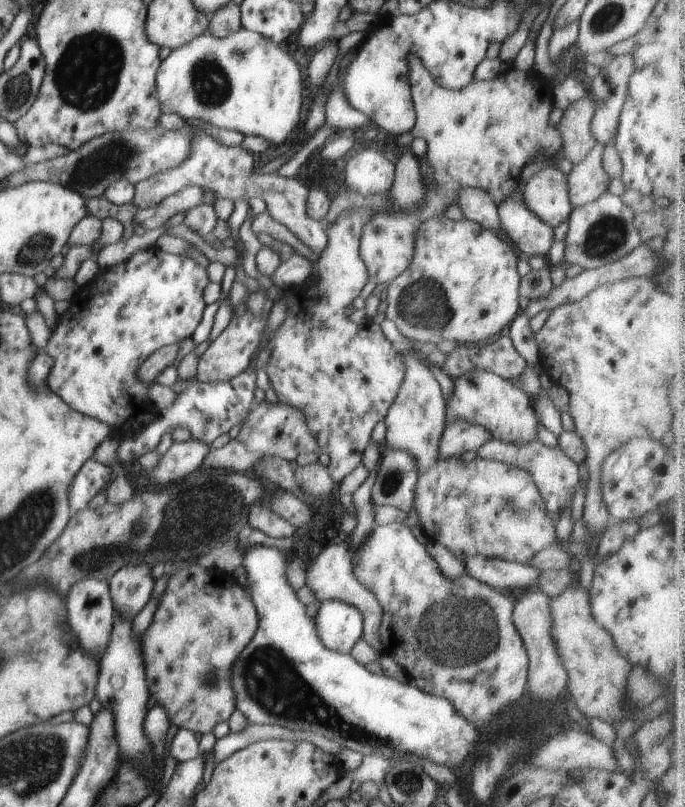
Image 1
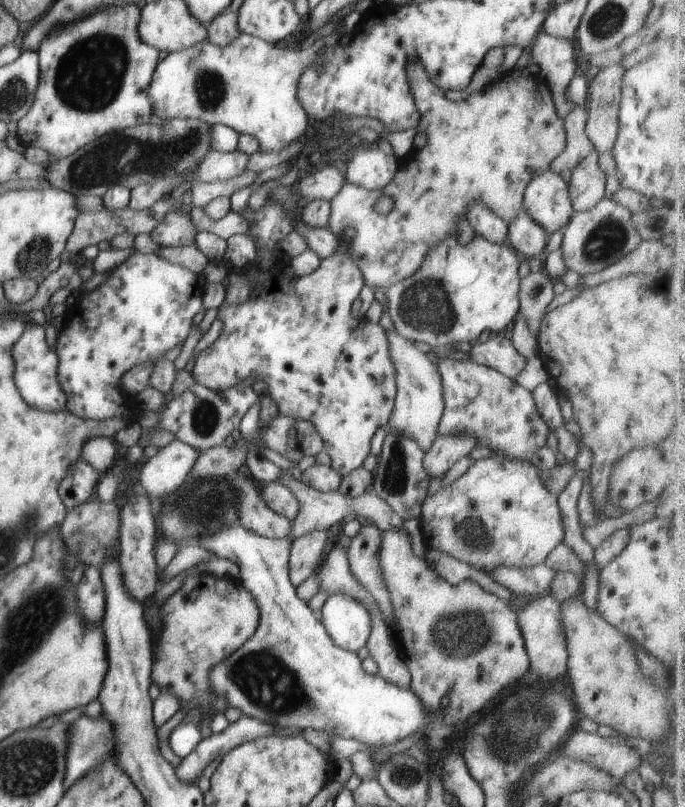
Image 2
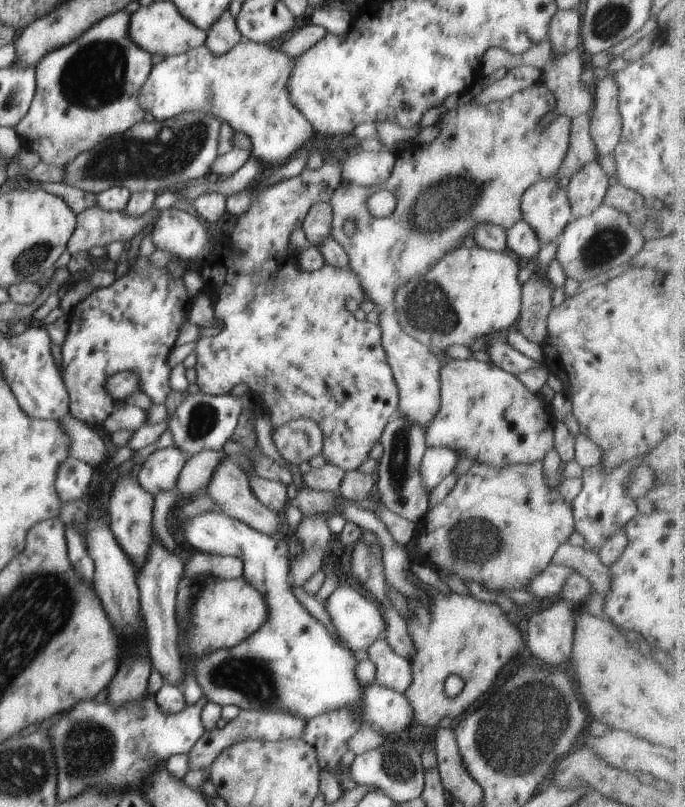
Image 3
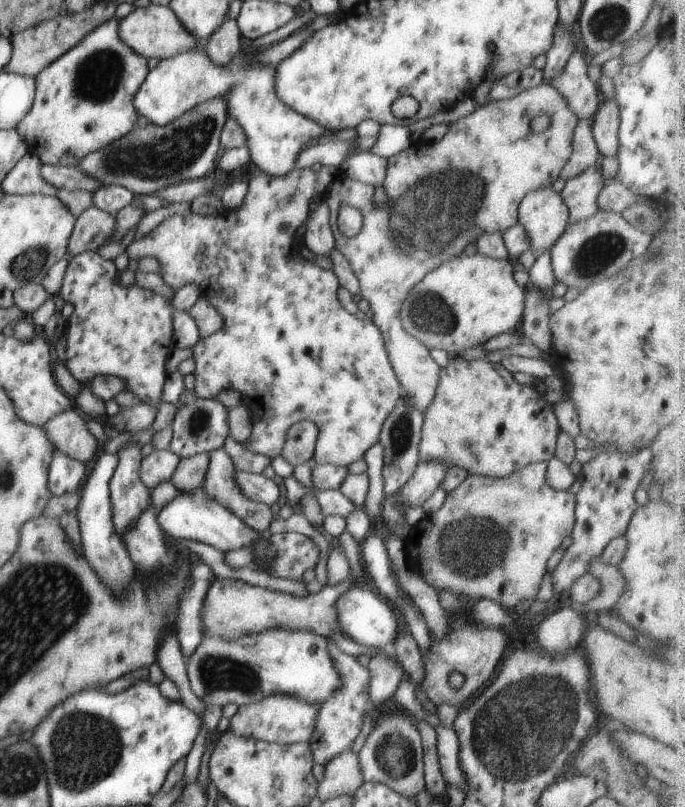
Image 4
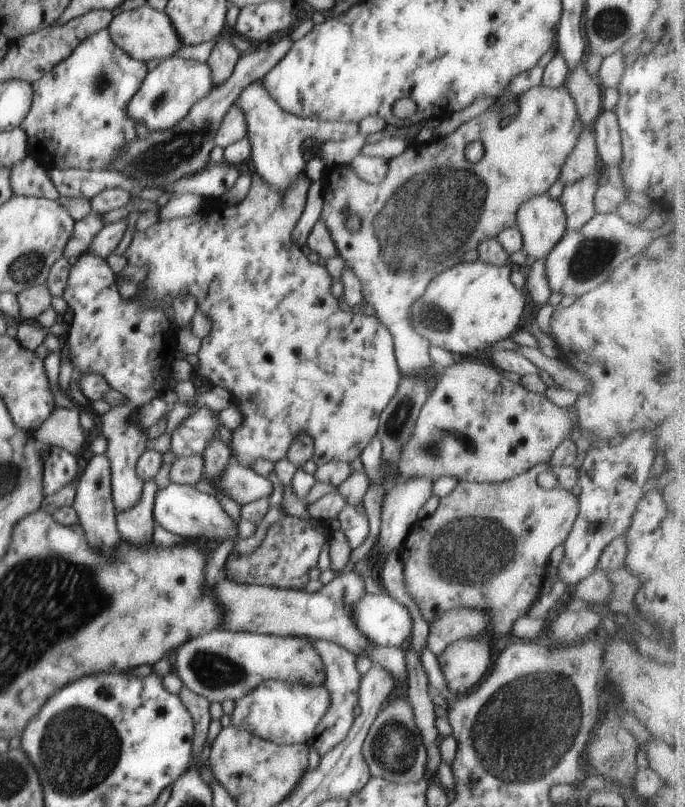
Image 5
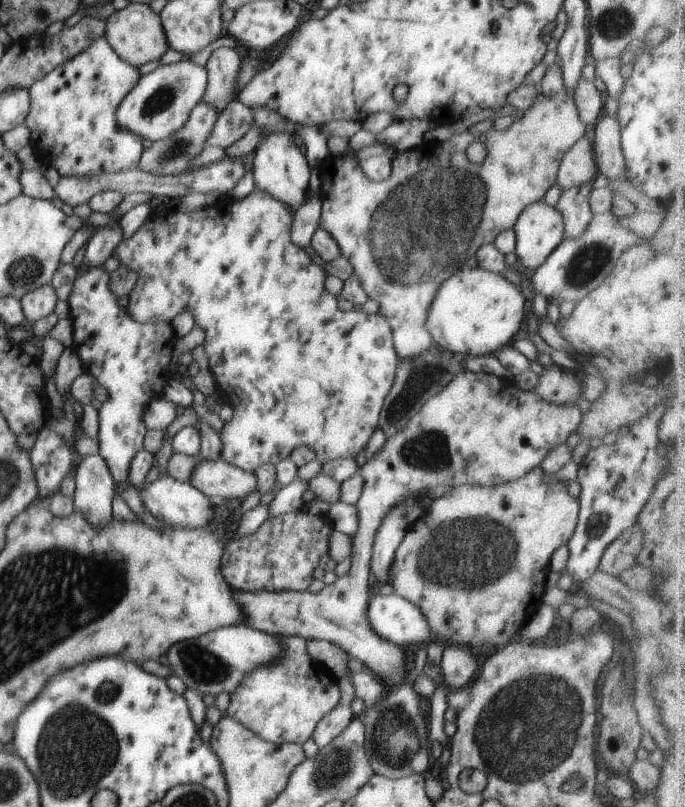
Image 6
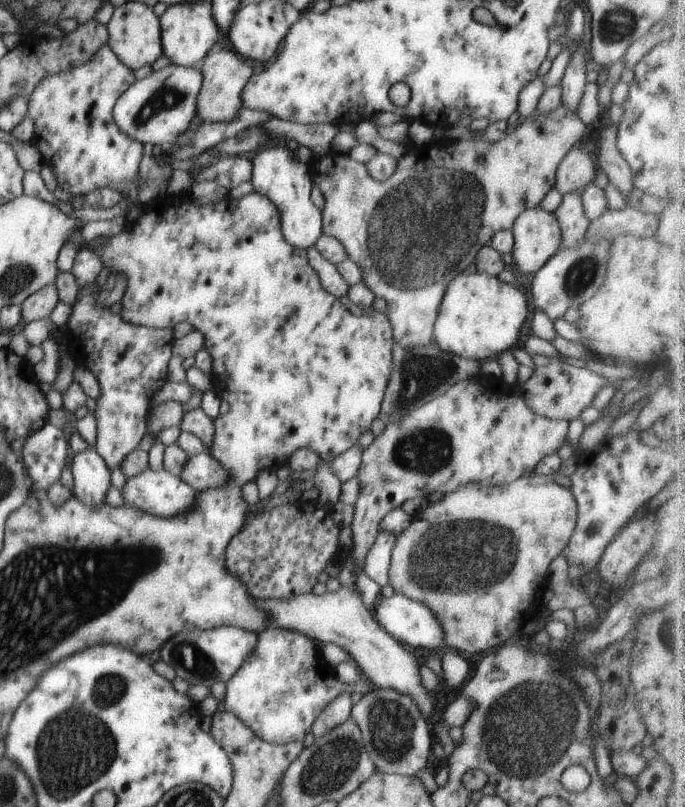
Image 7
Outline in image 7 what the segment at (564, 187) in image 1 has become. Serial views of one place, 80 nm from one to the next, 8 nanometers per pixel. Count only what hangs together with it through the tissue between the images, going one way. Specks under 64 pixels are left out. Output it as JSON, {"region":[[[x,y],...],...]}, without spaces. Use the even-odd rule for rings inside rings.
{"region":[[[541,206],[526,209],[514,221],[513,268],[536,273],[560,249],[562,233],[555,213]]]}

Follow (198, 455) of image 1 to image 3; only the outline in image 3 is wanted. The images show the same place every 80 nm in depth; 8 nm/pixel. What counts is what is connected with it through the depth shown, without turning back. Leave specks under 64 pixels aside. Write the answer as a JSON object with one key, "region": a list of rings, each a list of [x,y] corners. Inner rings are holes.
{"region":[[[176,445],[157,449],[142,463],[136,479],[155,498],[160,492],[170,492],[177,488],[178,477],[187,460],[187,454]]]}

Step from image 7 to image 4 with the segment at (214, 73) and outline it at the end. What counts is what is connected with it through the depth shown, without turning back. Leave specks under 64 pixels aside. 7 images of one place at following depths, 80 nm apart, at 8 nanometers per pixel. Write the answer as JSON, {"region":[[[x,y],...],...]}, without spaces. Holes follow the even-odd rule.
{"region":[[[226,17],[216,32],[204,43],[207,55],[217,65],[225,65],[240,52],[242,34],[236,19]]]}

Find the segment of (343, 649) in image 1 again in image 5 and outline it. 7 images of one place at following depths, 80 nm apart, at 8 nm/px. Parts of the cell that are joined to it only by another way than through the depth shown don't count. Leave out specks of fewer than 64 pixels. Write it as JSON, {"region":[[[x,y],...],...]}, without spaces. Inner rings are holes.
{"region":[[[366,591],[351,614],[355,615],[353,623],[372,645],[399,647],[412,636],[408,610],[386,591]]]}

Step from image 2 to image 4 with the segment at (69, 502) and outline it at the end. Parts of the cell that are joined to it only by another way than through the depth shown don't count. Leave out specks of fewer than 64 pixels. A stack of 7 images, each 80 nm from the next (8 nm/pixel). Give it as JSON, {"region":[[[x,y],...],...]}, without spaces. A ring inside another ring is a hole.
{"region":[[[55,452],[48,477],[48,486],[53,498],[78,492],[86,480],[86,466],[83,462],[64,453]]]}

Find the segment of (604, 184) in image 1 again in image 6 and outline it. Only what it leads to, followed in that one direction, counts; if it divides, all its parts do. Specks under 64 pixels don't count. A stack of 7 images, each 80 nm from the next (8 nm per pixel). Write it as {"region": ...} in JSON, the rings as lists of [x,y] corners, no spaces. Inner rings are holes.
{"region":[[[592,184],[566,189],[561,192],[559,201],[555,206],[563,216],[565,238],[575,239],[584,234],[588,223],[592,220],[593,212],[589,203],[590,193],[594,190]]]}

